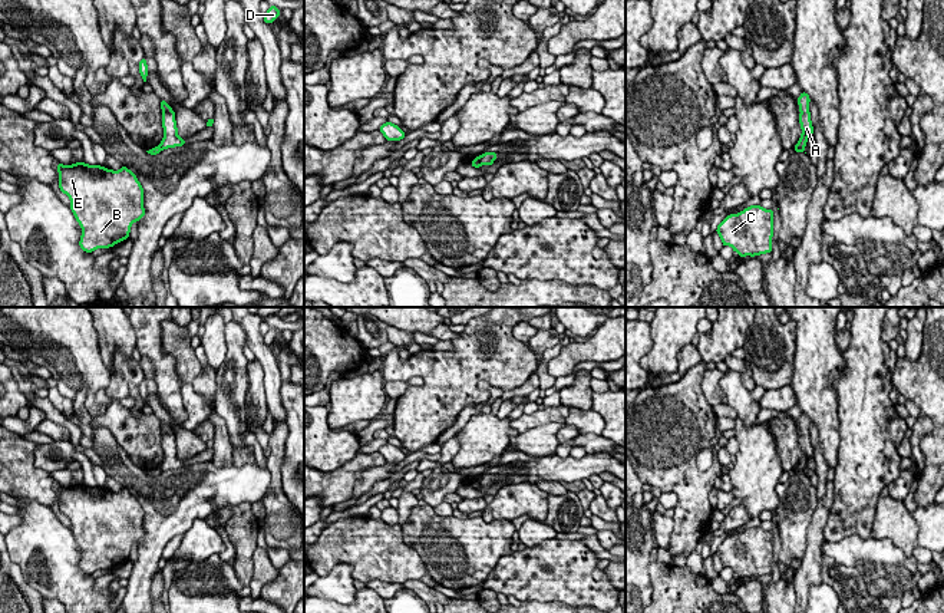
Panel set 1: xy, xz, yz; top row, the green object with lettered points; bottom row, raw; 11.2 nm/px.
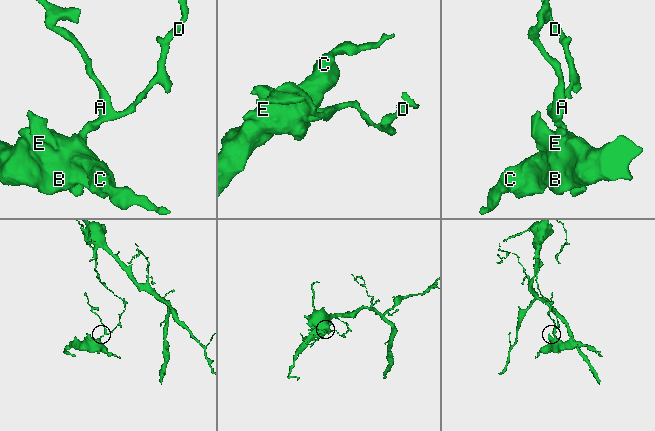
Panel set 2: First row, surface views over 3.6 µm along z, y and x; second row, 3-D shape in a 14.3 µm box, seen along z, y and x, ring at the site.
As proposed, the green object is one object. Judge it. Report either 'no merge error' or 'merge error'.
merge error

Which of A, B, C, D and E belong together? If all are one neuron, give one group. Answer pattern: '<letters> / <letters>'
A D / B C E

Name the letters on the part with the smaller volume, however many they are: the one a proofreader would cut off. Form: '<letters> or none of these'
B, C, E

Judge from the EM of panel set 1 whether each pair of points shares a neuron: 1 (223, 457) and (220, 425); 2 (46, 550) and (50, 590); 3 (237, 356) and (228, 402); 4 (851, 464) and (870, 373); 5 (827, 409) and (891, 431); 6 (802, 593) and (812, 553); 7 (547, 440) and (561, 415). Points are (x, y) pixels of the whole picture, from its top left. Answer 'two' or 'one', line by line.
1: one
2: one
3: one
4: one
5: two
6: one
7: two

